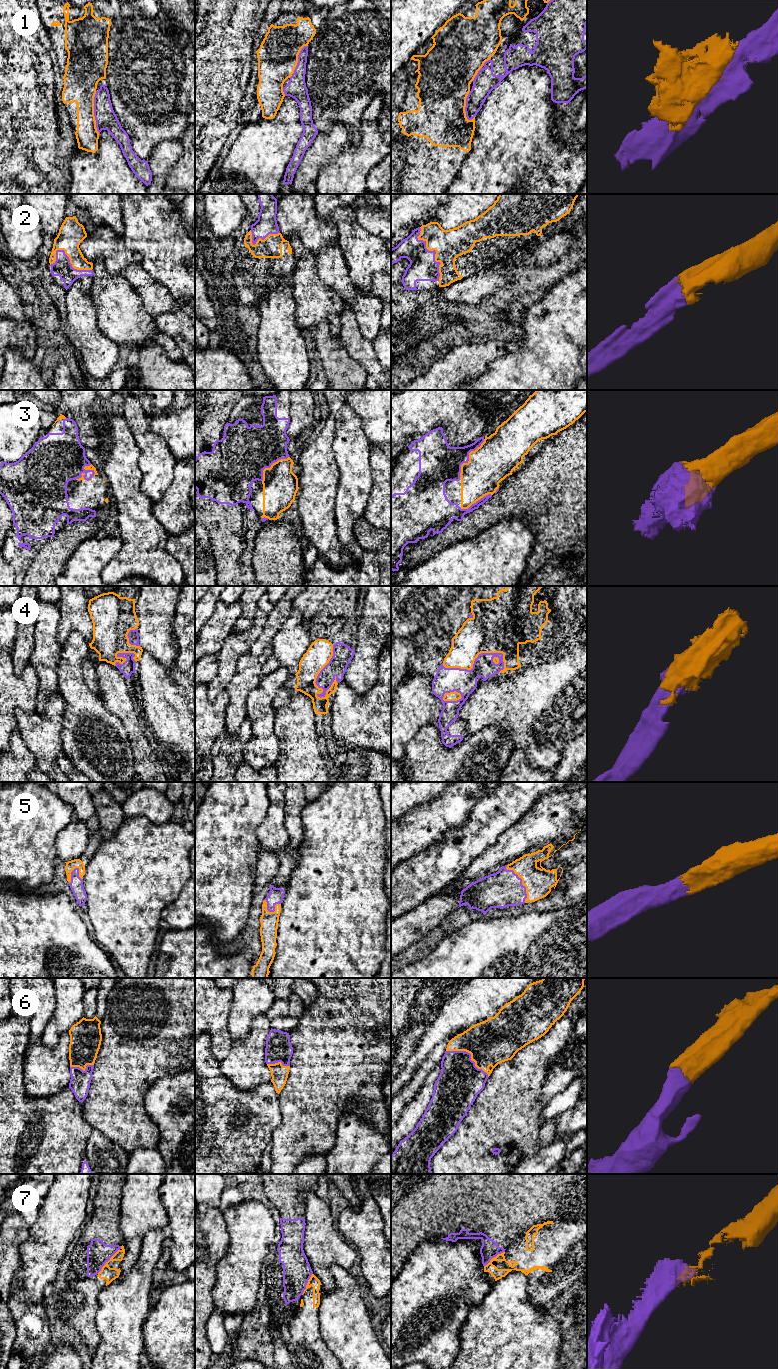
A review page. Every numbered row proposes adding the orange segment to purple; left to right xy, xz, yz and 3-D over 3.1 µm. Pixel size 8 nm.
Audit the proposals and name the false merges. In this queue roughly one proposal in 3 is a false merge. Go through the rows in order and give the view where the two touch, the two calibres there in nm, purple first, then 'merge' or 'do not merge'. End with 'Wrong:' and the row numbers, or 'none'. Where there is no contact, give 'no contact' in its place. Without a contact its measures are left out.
1: contact in xy; calibres 170 and 260 nm; do not merge
2: contact in yz; calibres 220 and 240 nm; merge
3: contact in xy; calibres 300 and 50 nm; merge
4: contact in xz; calibres 160 and 200 nm; merge
5: contact in yz; calibres 300 and 220 nm; merge
6: contact in yz; calibres 360 and 360 nm; merge
7: contact in xy; calibres 190 and 110 nm; do not merge
Wrong: 1, 7

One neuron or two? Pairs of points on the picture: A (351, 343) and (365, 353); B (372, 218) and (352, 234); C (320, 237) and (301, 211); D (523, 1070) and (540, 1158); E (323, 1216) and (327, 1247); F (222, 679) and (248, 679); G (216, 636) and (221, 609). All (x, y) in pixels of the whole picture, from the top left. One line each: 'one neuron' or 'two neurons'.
A: one neuron
B: two neurons
C: one neuron
D: two neurons
E: one neuron
F: two neurons
G: one neuron

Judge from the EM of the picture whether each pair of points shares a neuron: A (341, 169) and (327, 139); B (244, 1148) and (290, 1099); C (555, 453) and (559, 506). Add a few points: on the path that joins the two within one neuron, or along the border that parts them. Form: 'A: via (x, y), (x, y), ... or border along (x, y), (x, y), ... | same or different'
A: border along (348, 141), (336, 157), (322, 166), (319, 174) | different
B: border along (279, 1094), (280, 1122), (271, 1132) | different
C: via (558, 466), (559, 493) | same

